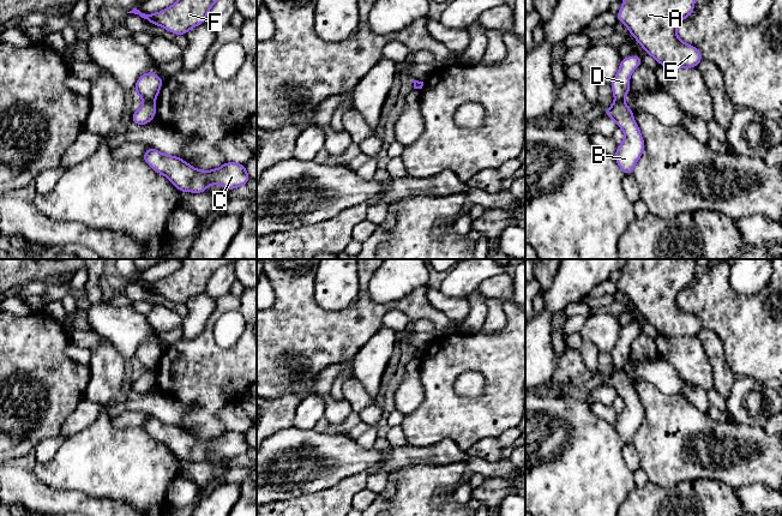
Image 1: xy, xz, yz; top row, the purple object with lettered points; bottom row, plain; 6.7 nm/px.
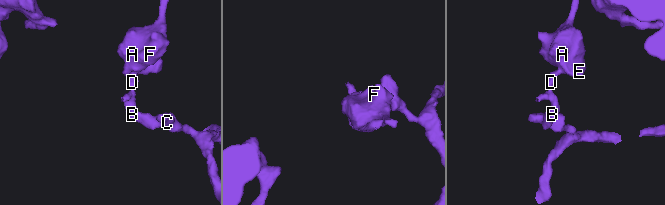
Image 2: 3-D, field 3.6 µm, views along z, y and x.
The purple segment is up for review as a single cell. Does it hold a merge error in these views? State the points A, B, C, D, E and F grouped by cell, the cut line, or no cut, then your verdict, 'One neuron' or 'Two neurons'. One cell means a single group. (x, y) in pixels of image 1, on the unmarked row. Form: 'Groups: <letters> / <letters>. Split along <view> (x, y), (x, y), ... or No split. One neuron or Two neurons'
Groups: A D E F / B C. Split along xy (144, 368), (152, 371). Two neurons

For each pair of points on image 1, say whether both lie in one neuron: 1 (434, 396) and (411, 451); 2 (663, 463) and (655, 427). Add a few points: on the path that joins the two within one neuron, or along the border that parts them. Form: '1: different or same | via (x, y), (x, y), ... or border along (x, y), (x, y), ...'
1: different | border along (441, 439), (423, 446), (408, 444)
2: same | via (663, 455), (663, 436)

